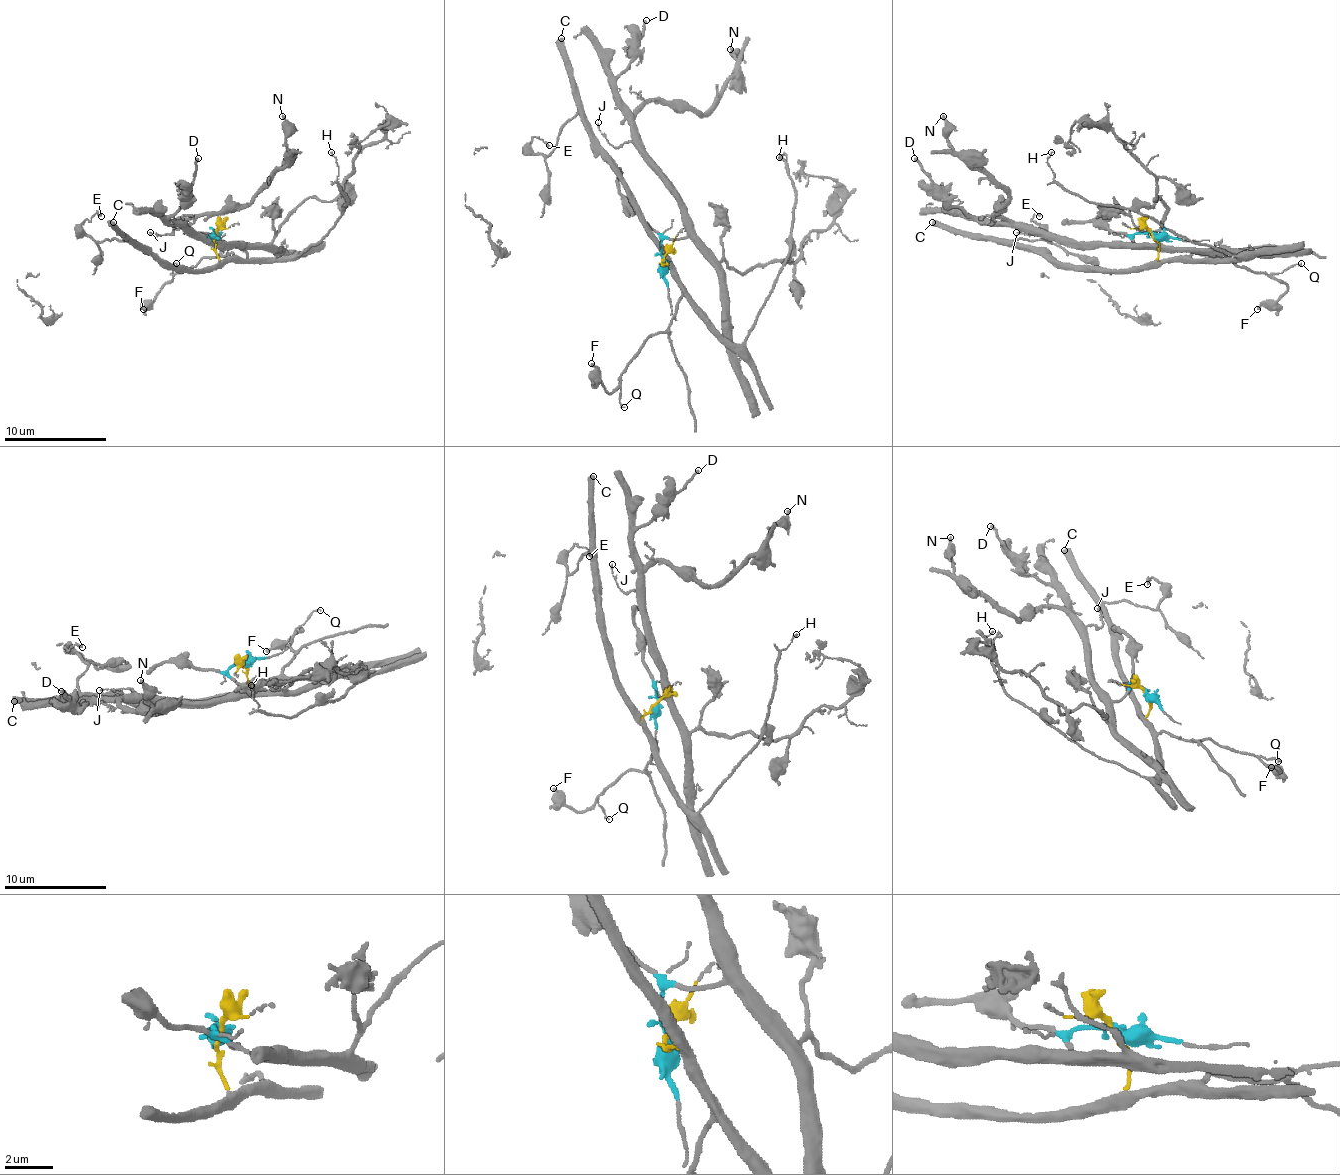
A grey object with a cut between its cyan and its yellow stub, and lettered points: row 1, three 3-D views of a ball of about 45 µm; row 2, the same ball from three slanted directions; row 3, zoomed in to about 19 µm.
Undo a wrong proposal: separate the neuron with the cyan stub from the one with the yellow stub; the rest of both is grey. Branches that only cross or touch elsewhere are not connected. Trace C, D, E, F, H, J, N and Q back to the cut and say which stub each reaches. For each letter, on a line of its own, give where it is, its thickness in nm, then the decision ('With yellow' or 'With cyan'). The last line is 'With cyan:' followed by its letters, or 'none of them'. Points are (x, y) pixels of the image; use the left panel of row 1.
C: Place: (113, 222). Thickness 480 nm. With yellow
D: Place: (198, 158). Thickness 190 nm. With cyan
E: Place: (101, 216). Thickness 160 nm. With yellow
F: Place: (143, 309). Thickness 240 nm. With yellow
H: Place: (331, 152). Thickness 120 nm. With yellow
J: Place: (150, 232). Thickness 100 nm. With cyan
N: Place: (282, 116). Thickness 280 nm. With cyan
Q: Place: (176, 263). Thickness 100 nm. With yellow
With cyan: D, J, N

